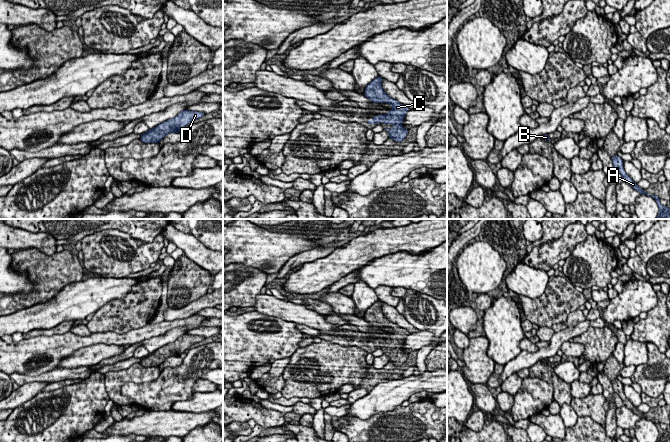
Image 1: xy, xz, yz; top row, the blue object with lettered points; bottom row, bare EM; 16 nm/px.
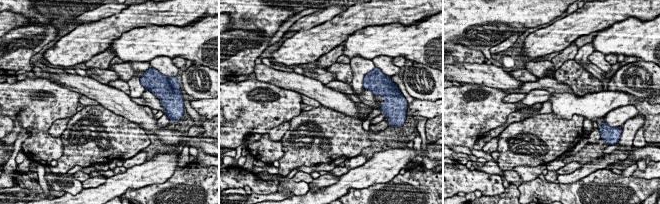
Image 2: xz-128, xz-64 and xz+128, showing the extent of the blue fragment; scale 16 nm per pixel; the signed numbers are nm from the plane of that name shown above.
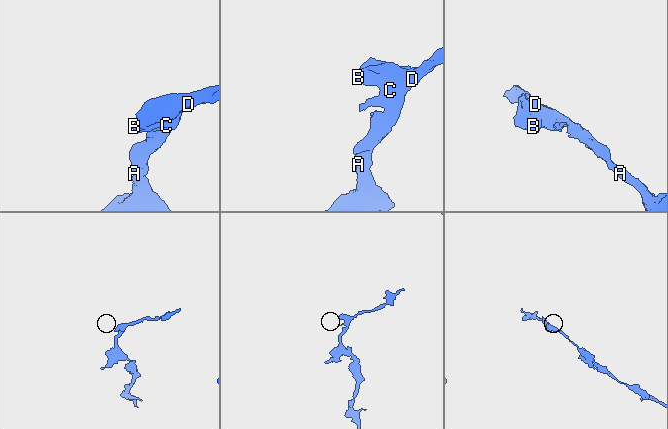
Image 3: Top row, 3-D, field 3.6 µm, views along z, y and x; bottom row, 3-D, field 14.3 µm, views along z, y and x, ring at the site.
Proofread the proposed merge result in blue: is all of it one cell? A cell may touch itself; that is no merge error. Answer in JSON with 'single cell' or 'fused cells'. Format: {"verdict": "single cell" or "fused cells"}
{"verdict": "single cell"}

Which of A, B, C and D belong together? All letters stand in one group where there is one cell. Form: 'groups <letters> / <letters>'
groups A B C D

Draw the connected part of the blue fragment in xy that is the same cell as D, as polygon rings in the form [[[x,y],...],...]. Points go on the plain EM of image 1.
[[[184,333],[176,341],[169,343],[160,349],[149,353],[141,359],[140,363],[144,367],[159,367],[169,357],[179,357],[190,346],[203,341],[203,336],[188,335]]]

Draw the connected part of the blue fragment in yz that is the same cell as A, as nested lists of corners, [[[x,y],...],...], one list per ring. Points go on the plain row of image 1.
[[[615,379],[613,381],[611,381],[612,383],[612,386],[613,386],[613,390],[615,393],[617,393],[620,398],[622,399],[623,401],[623,404],[631,409],[635,414],[639,415],[641,419],[647,419],[647,420],[651,420],[653,421],[657,428],[658,428],[658,431],[659,431],[659,438],[657,440],[657,442],[670,442],[670,433],[667,432],[666,430],[663,430],[661,427],[660,427],[660,423],[658,422],[658,420],[655,420],[655,419],[652,419],[652,418],[649,418],[649,417],[646,417],[644,415],[644,413],[640,412],[637,407],[635,407],[624,395],[623,393],[623,384],[618,380],[618,379]]]

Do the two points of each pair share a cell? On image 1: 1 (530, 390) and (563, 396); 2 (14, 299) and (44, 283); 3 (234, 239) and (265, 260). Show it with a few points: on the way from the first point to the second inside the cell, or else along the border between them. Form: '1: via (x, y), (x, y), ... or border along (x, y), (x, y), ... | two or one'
1: border along (535, 378), (541, 378), (552, 385), (554, 400) | two
2: via (22, 299), (29, 299), (37, 291) | one
3: via (242, 239), (257, 252) | one

